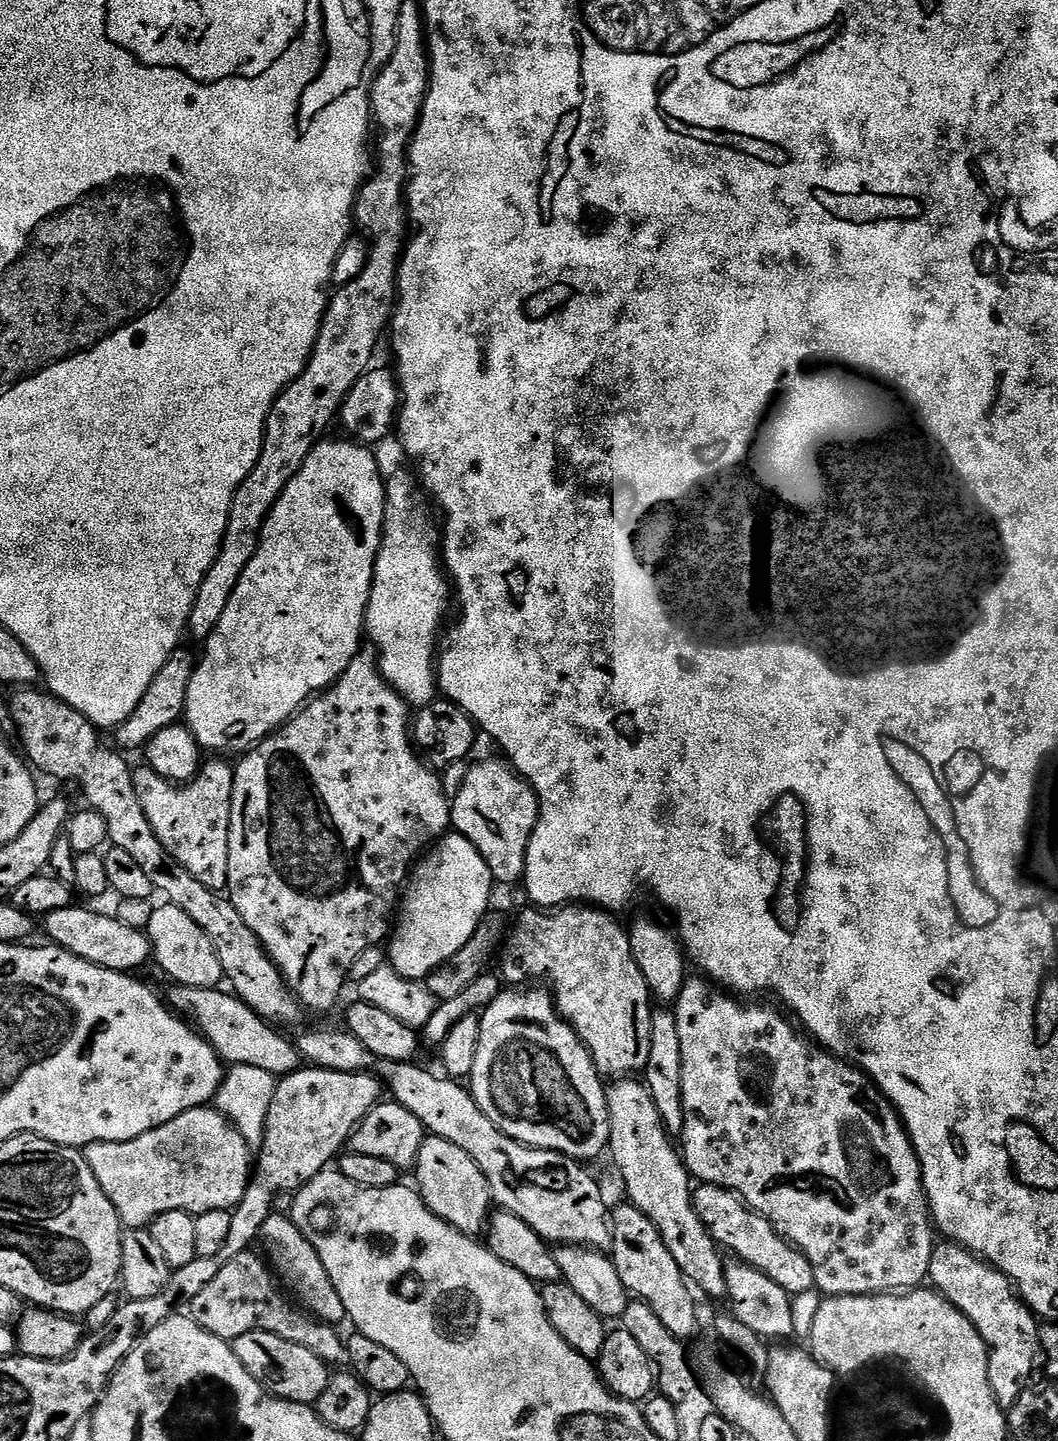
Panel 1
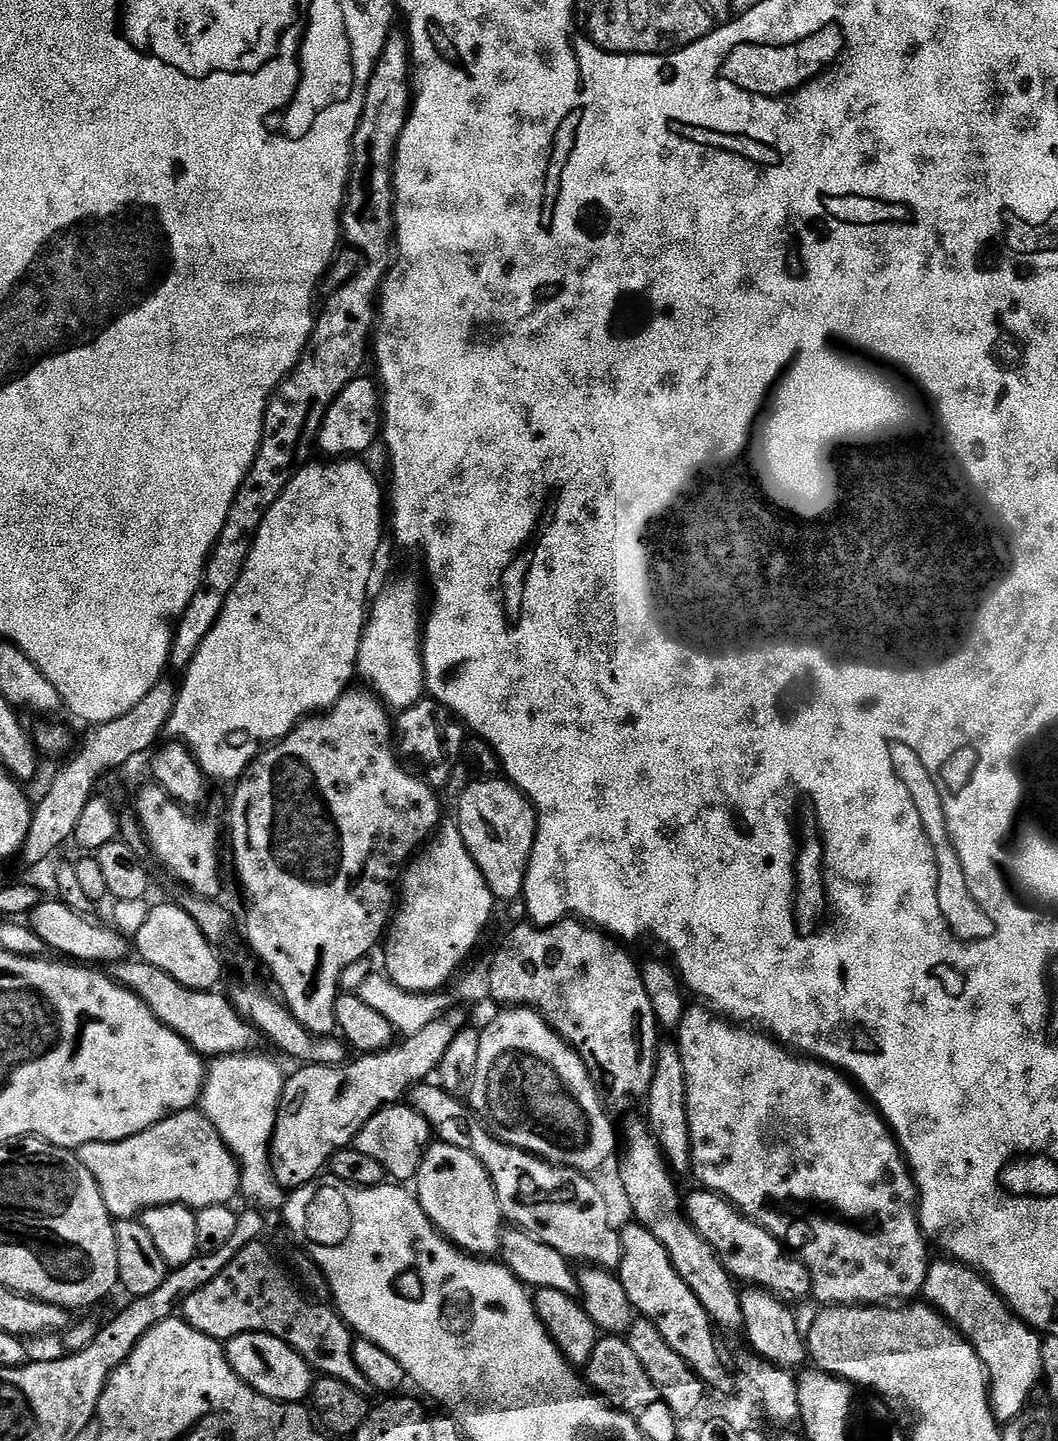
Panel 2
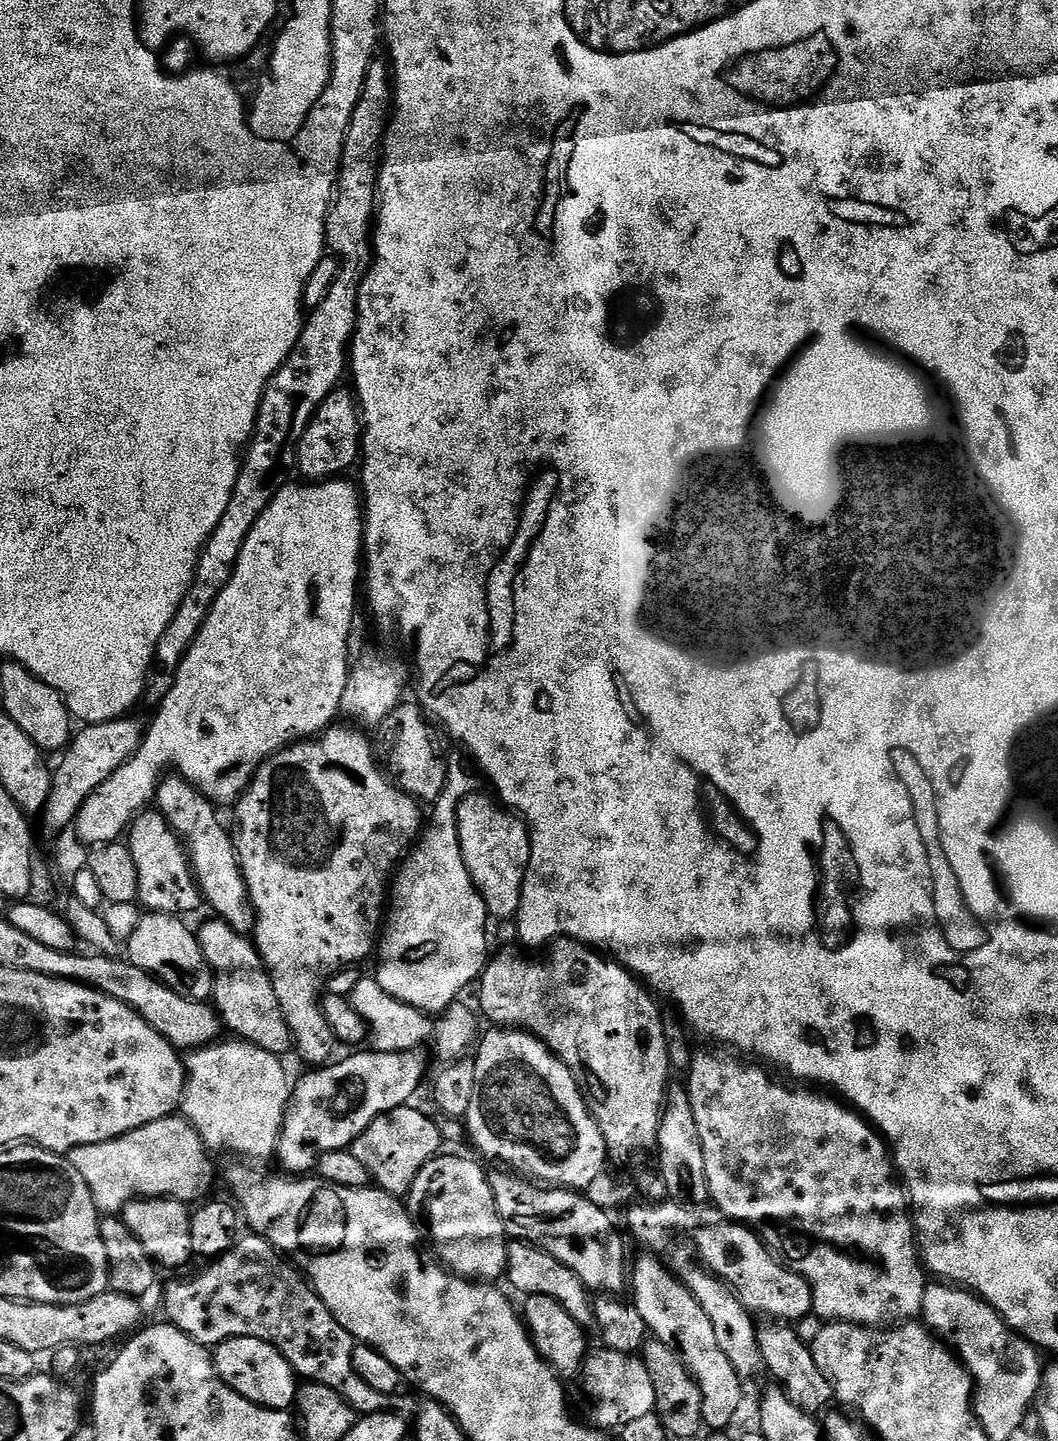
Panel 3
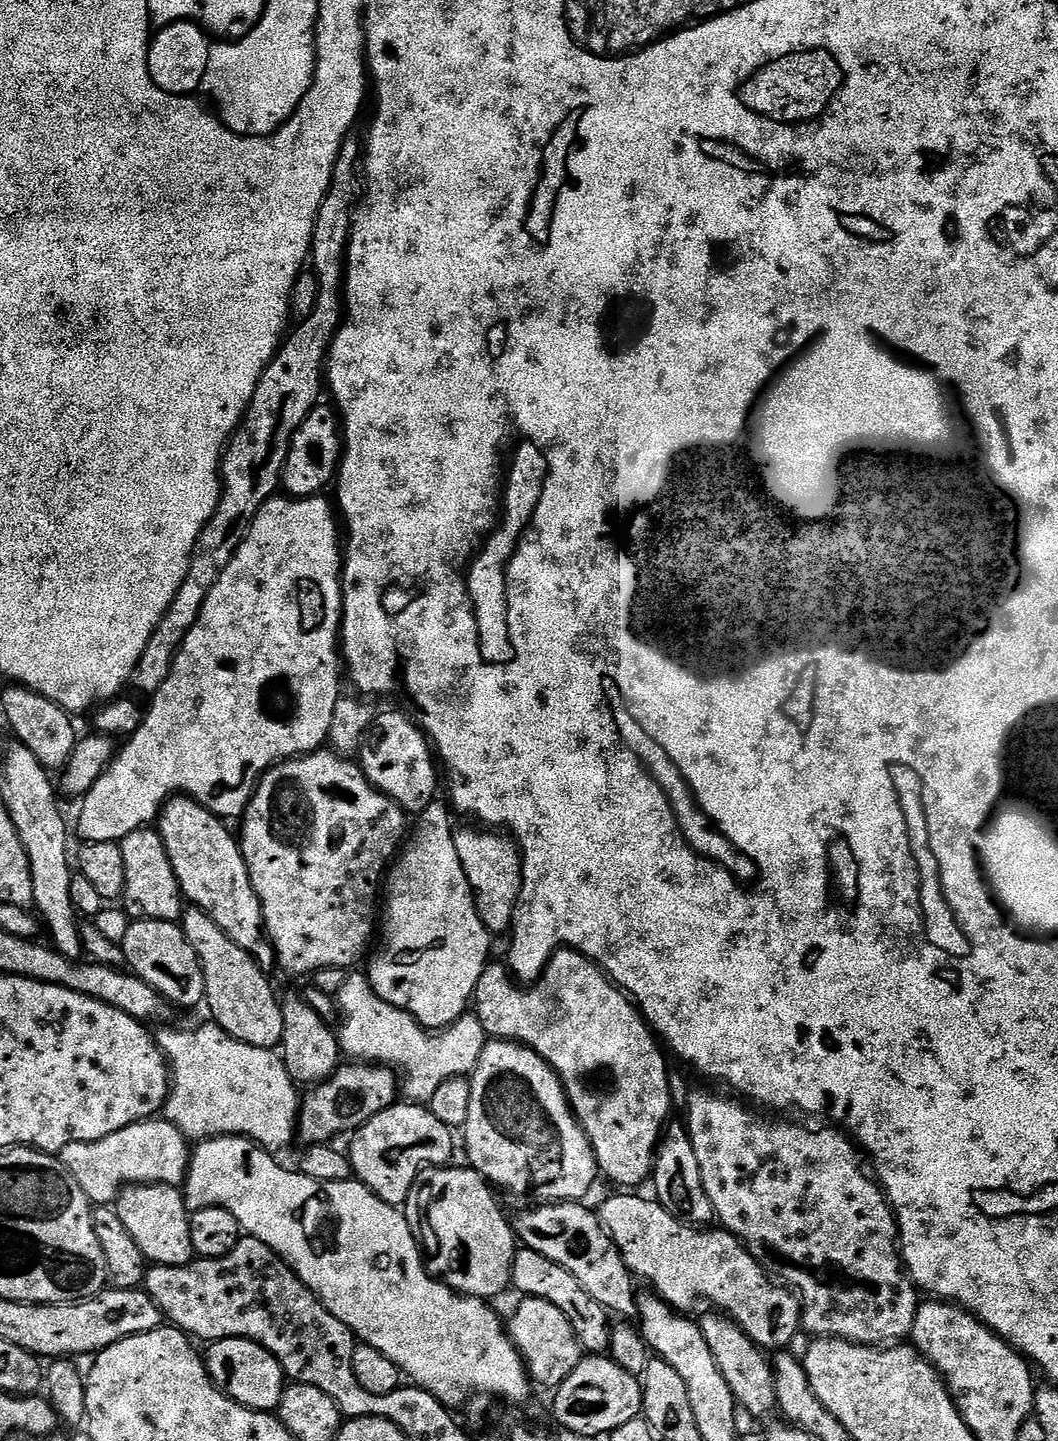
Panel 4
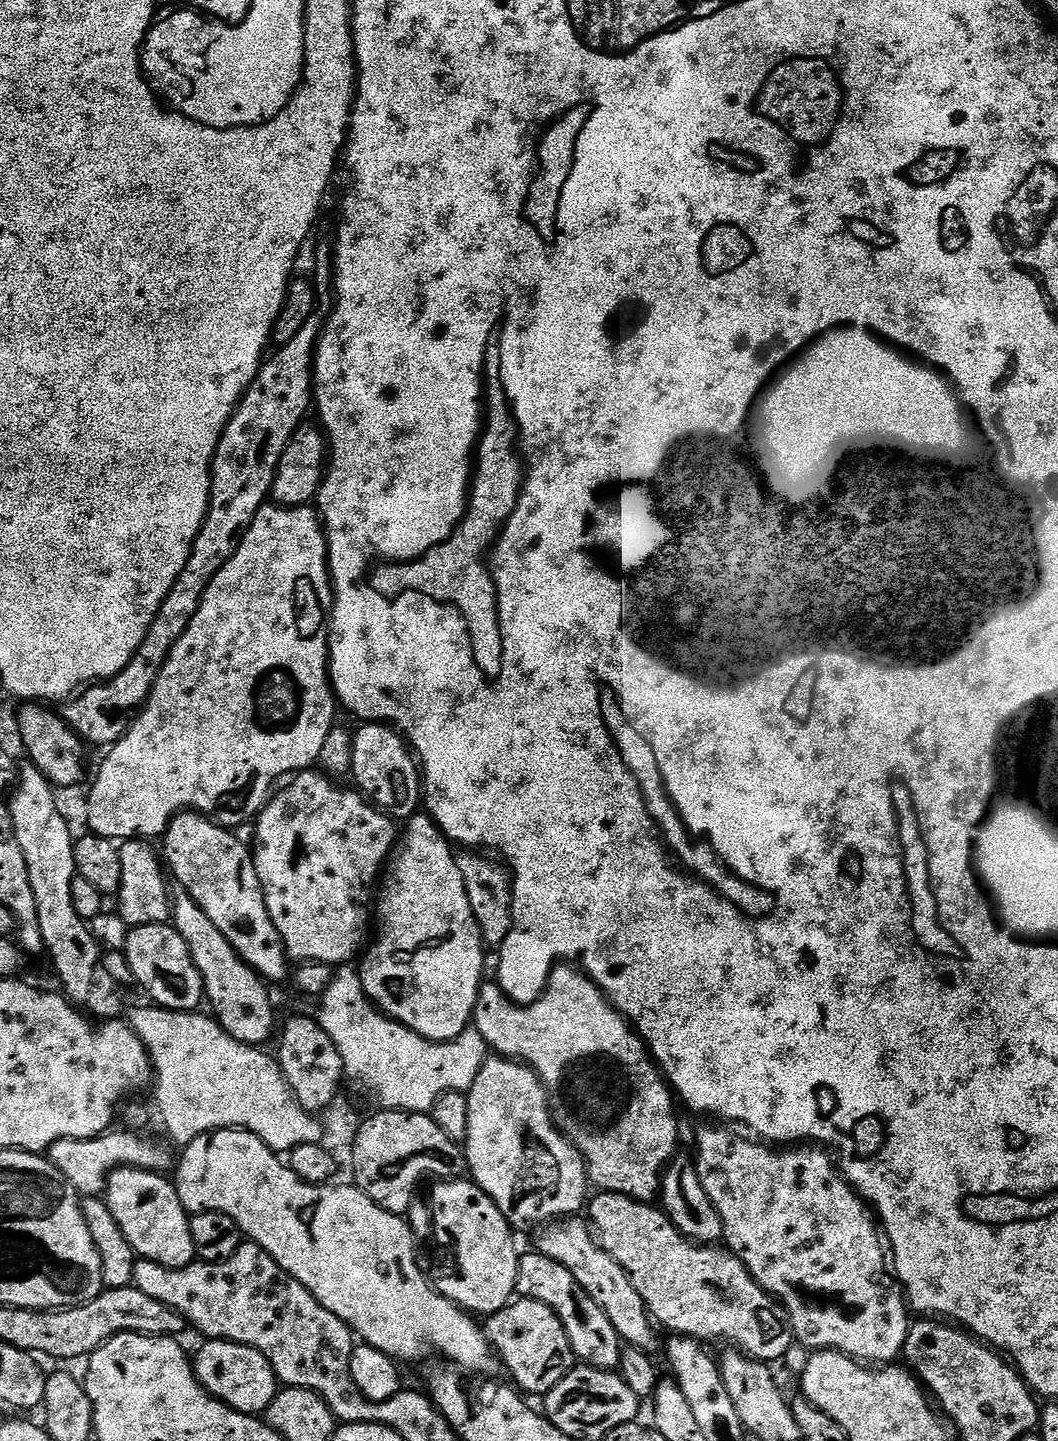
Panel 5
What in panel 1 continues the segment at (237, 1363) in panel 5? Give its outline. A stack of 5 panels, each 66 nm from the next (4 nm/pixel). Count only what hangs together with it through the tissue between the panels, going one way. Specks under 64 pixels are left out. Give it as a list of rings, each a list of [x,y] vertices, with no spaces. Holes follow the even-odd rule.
[[[251,1332],[242,1334],[231,1341],[234,1354],[238,1354],[238,1362],[254,1374],[254,1378],[273,1397],[282,1400],[293,1400],[299,1404],[315,1405],[316,1399],[328,1385],[329,1365],[324,1363],[318,1354],[314,1354],[306,1346],[290,1342],[286,1338],[278,1338],[278,1334],[269,1332]]]

